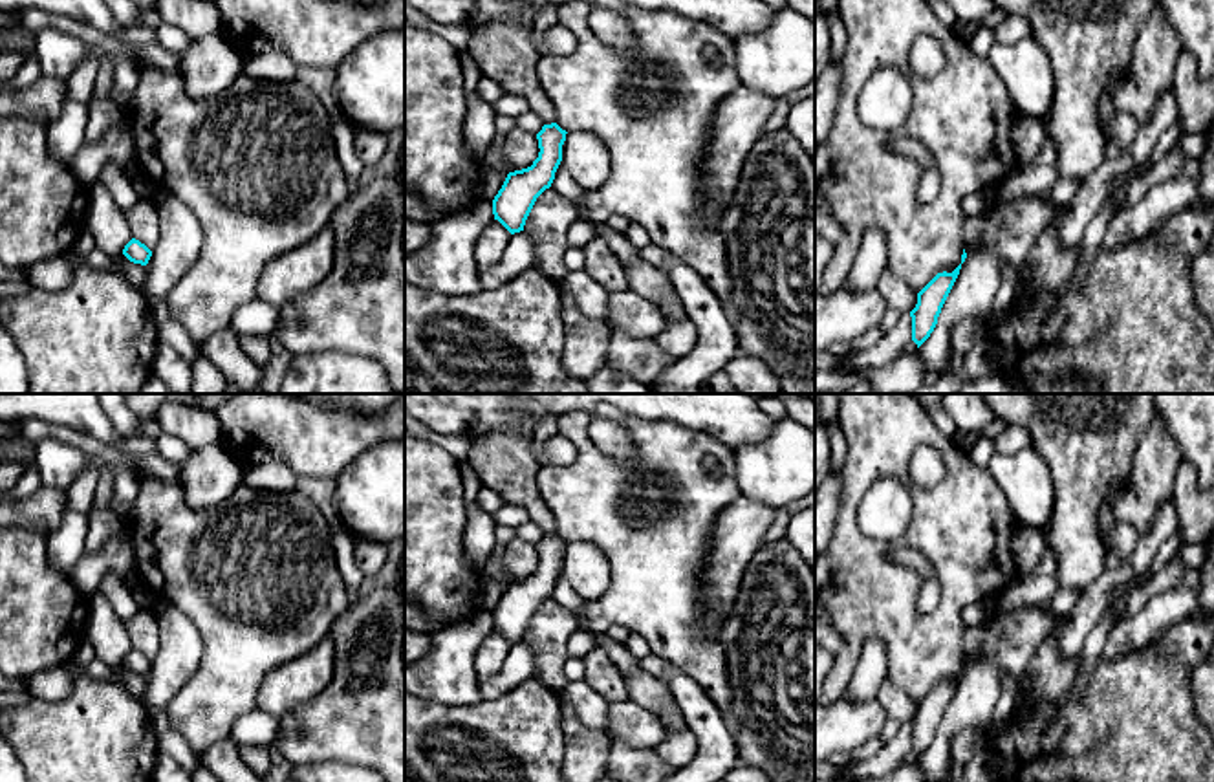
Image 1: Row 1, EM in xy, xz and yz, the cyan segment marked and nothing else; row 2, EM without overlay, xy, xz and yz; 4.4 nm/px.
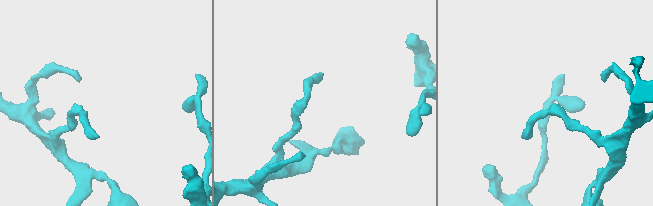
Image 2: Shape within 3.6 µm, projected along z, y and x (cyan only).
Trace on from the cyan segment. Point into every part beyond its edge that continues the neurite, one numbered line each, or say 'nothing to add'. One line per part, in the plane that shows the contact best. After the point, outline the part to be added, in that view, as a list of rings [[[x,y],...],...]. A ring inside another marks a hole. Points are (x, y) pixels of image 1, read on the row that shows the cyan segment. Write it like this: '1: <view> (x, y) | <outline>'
nothing to add

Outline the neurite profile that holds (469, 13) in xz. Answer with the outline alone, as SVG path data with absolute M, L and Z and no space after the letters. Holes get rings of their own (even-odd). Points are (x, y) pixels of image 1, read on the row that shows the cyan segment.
M405 0L428 18L463 26L467 31L485 26L489 20L505 18L520 13L522 20L533 22L549 4L562 5L573 0Z

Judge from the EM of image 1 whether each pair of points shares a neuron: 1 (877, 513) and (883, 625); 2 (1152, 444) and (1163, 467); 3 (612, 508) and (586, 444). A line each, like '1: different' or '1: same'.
1: different
2: same
3: same

